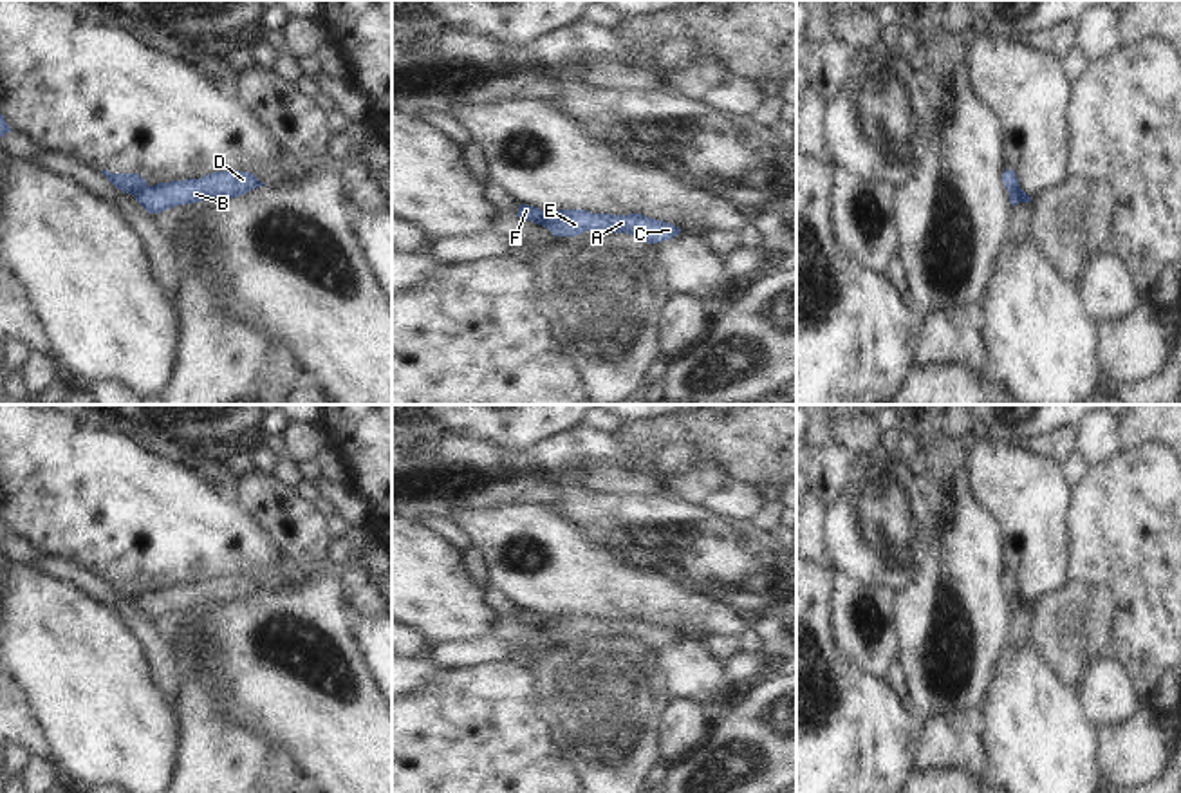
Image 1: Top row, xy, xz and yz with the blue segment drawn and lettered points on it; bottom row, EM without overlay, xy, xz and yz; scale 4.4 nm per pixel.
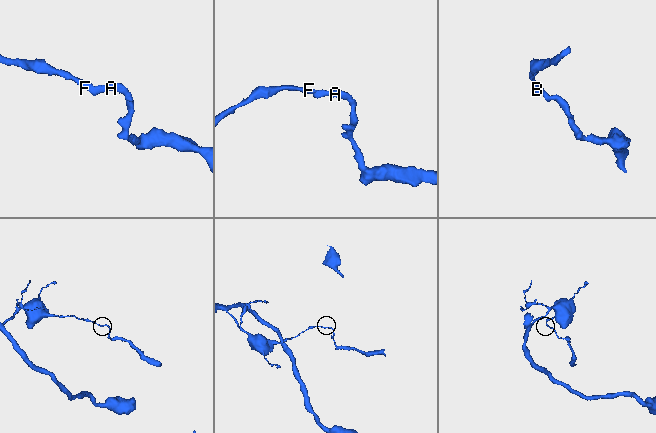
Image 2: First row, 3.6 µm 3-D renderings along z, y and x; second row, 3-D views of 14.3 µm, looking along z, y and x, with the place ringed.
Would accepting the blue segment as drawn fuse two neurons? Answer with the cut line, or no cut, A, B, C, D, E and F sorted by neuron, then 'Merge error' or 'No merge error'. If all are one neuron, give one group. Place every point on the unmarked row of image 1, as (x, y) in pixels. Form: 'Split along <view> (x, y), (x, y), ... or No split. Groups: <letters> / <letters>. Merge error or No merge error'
Split along xy (147, 589), (134, 600). Groups: A B C D E / F. Merge error

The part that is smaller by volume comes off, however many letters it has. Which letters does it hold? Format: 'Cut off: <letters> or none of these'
Cut off: A, B, C, D, E

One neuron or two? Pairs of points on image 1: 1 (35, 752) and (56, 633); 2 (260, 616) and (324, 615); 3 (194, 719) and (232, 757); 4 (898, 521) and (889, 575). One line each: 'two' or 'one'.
1: two
2: one
3: one
4: one

